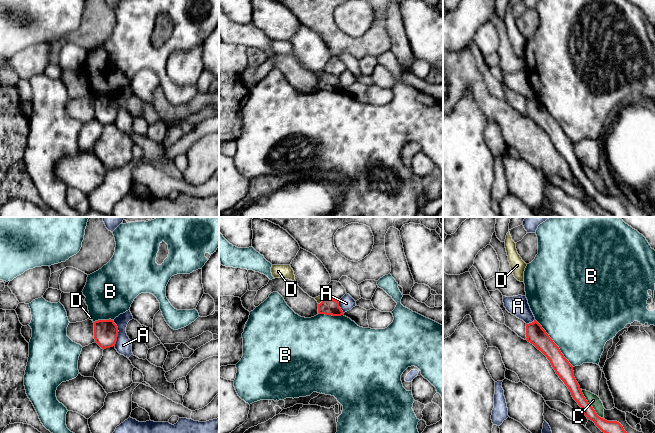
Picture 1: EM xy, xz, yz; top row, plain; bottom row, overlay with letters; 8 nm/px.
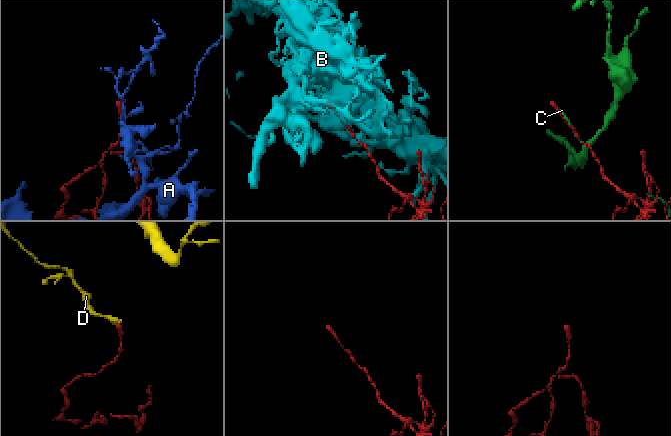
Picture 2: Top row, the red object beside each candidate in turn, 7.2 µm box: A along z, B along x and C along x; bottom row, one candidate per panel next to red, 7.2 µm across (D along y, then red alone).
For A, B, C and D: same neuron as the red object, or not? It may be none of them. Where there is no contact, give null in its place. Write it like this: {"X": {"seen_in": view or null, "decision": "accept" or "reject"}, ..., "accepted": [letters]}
{"A": {"seen_in": "xy", "decision": "reject"}, "B": {"seen_in": "yz", "decision": "reject"}, "C": {"seen_in": "yz", "decision": "reject"}, "D": {"seen_in": "xz", "decision": "reject"}, "accepted": []}

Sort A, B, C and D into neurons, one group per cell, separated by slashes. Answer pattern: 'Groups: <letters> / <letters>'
Groups: A / B / C / D

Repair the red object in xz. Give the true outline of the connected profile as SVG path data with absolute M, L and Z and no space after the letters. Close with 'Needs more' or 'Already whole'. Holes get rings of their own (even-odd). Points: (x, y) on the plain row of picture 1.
M325 73L320 80L318 80L318 89L332 92L344 91L339 83L338 76Z. Already whole

